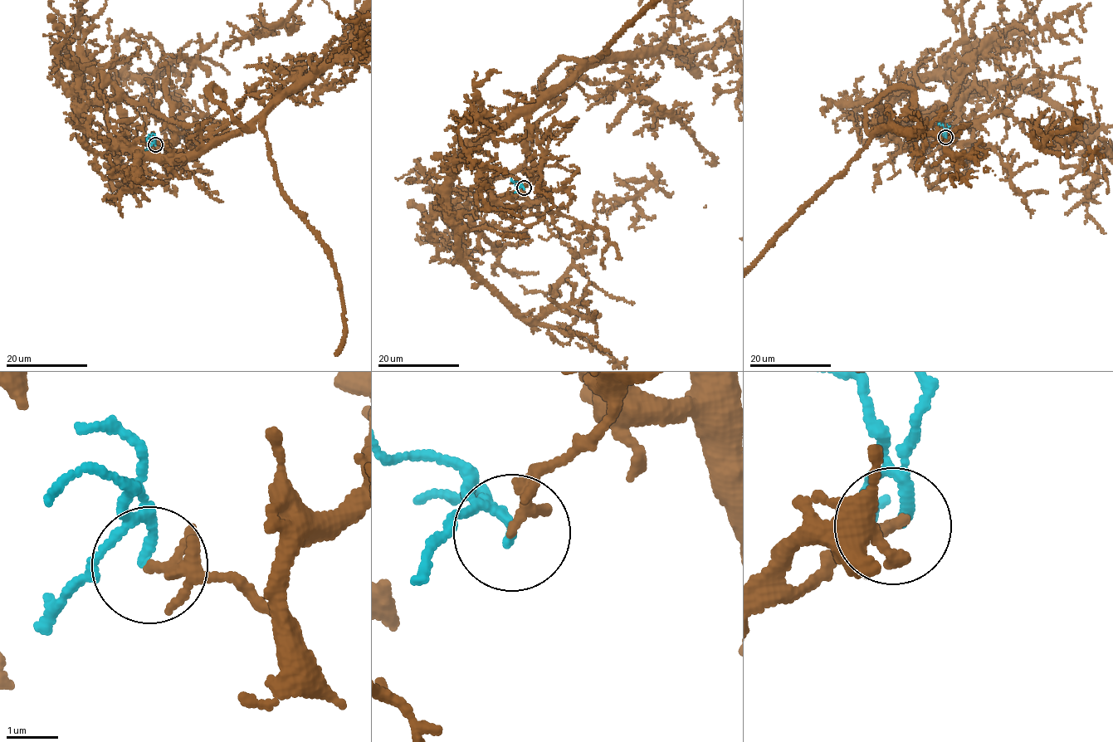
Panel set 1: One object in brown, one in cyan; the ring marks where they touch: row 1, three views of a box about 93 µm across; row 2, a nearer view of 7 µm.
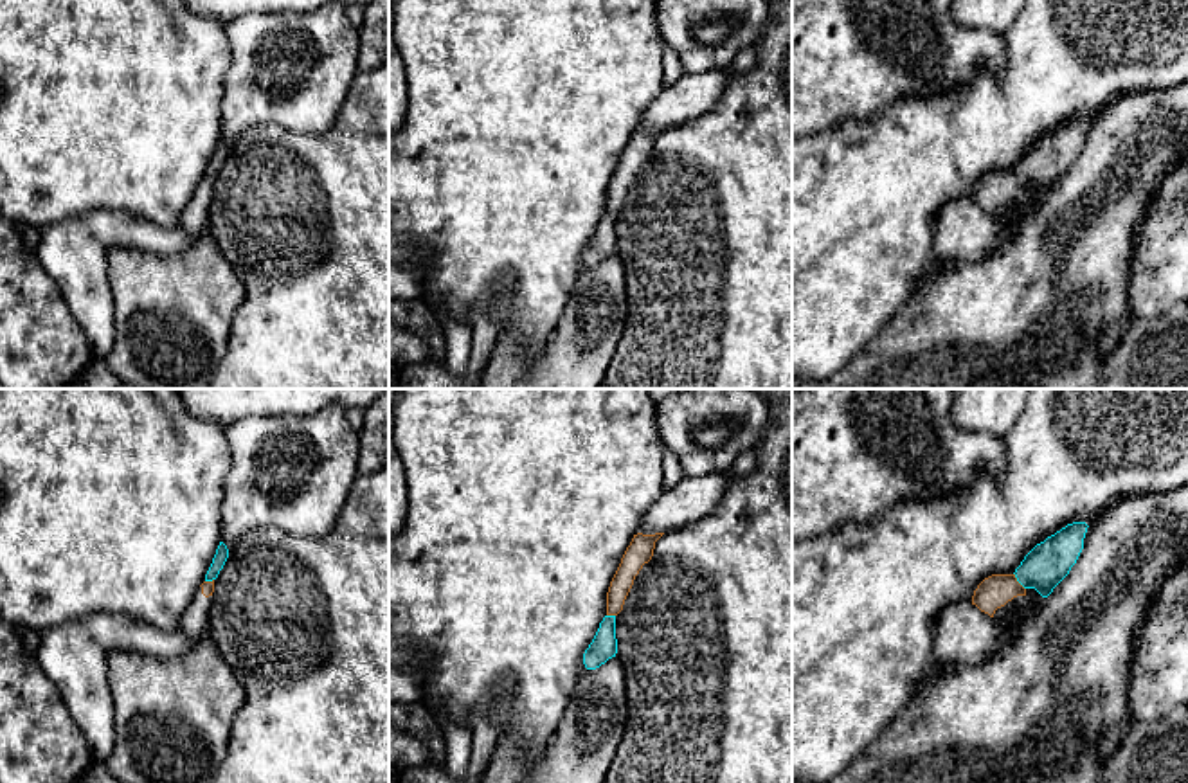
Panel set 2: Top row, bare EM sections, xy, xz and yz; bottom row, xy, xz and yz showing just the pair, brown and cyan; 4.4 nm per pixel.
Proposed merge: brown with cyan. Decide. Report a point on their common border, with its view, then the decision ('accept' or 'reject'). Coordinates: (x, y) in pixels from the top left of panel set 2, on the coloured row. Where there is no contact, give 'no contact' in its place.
meets brown in yz at (1017, 582); accept

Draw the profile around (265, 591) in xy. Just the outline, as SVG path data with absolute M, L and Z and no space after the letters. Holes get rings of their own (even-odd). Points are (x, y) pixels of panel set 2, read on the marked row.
M389 463L373 473L358 473L335 526L320 538L304 538L277 527L243 535L214 580L209 614L212 643L243 684L245 702L236 713L227 756L211 783L389 783Z

